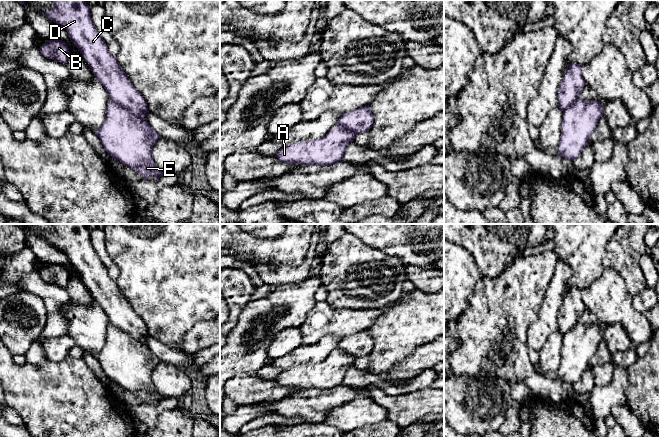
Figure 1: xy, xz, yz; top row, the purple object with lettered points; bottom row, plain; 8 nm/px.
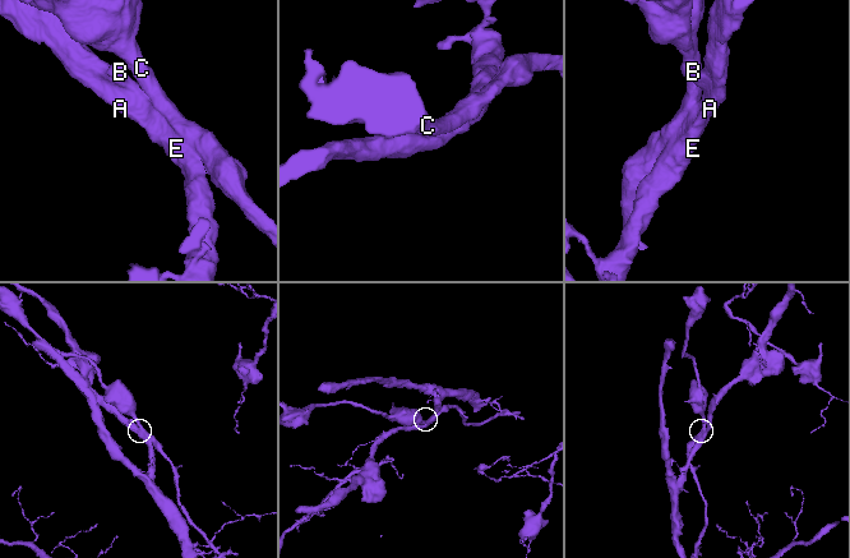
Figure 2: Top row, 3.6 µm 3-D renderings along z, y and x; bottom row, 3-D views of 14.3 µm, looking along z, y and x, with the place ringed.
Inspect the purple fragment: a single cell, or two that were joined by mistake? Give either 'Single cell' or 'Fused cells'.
Single cell

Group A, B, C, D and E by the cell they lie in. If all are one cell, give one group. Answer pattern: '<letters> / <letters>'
A B C D E

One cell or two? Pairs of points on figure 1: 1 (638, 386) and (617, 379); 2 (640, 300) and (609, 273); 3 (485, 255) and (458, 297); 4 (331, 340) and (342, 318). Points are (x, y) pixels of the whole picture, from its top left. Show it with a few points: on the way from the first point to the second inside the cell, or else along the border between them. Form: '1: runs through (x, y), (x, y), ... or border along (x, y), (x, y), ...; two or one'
1: border along (626, 368), (627, 403); two
2: border along (632, 297), (632, 305), (643, 314); two
3: border along (463, 247), (472, 256), (481, 276); two
4: border along (341, 337), (326, 335), (311, 344); two

